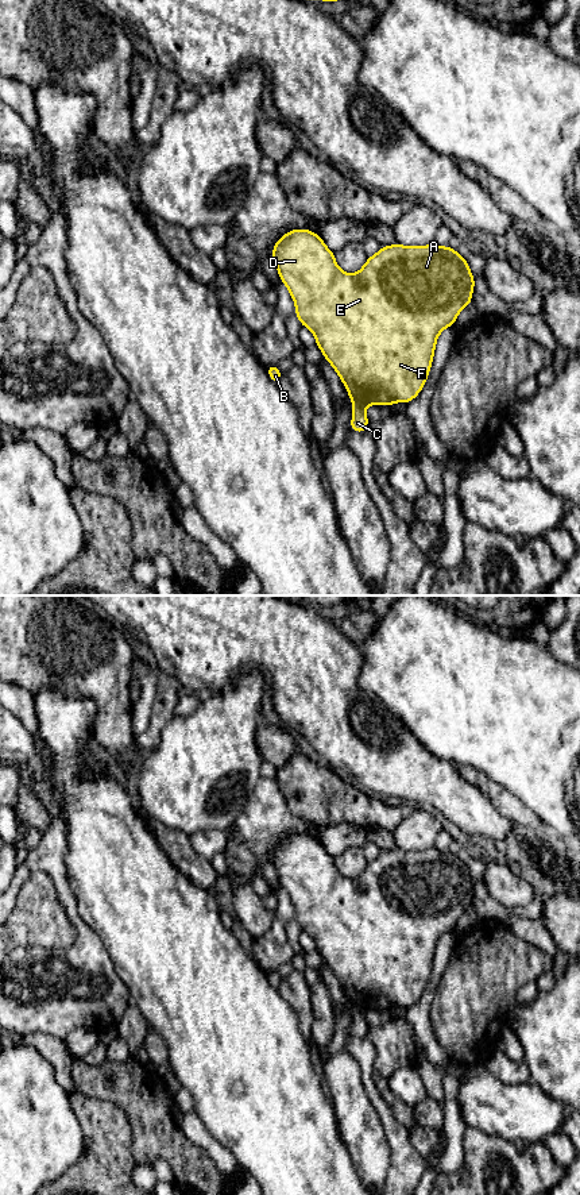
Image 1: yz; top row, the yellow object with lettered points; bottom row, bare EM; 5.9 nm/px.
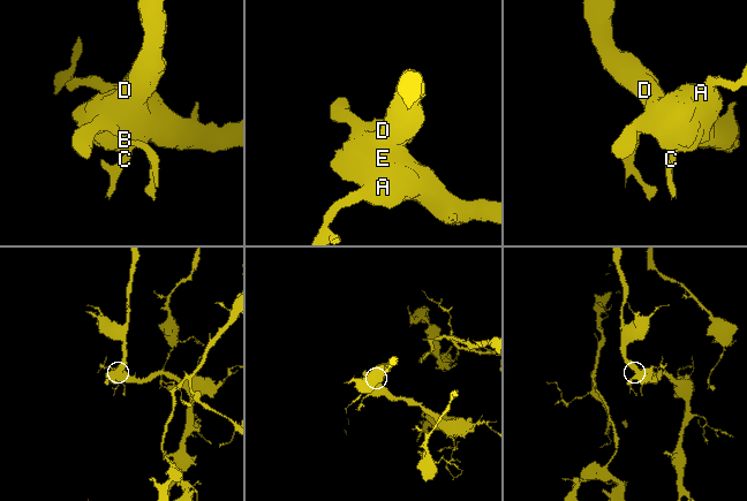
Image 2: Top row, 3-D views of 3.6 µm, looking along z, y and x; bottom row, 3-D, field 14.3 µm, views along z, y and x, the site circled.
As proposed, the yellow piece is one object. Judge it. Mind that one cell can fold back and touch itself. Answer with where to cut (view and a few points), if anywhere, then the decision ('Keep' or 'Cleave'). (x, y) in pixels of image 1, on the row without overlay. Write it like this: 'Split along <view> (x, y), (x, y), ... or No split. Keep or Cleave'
Split along yz (352, 1003), (366, 1012). Cleave

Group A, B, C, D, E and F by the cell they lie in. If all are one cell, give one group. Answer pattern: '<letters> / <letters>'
A B D E F / C

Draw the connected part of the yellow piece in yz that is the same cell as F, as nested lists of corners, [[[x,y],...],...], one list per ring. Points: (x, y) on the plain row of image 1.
[[[308,833],[291,834],[274,849],[271,859],[281,886],[295,911],[295,921],[316,942],[324,963],[332,970],[347,992],[351,1005],[367,1010],[391,1011],[407,1009],[422,995],[434,961],[438,940],[453,932],[459,918],[471,909],[475,893],[469,870],[451,851],[383,851],[368,861],[353,879],[343,876],[320,840]]]

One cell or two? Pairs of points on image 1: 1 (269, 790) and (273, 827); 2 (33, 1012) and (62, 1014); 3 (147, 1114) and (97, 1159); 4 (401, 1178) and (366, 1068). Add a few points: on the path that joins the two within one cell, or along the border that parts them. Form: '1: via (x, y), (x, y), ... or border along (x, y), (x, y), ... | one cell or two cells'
1: via (269, 800), (269, 817) | one cell
2: via (39, 1012), (55, 1012) | one cell
3: border along (112, 1103), (128, 1122), (131, 1156), (135, 1161) | two cells
4: via (401, 1151), (398, 1137), (374, 1095) | one cell

